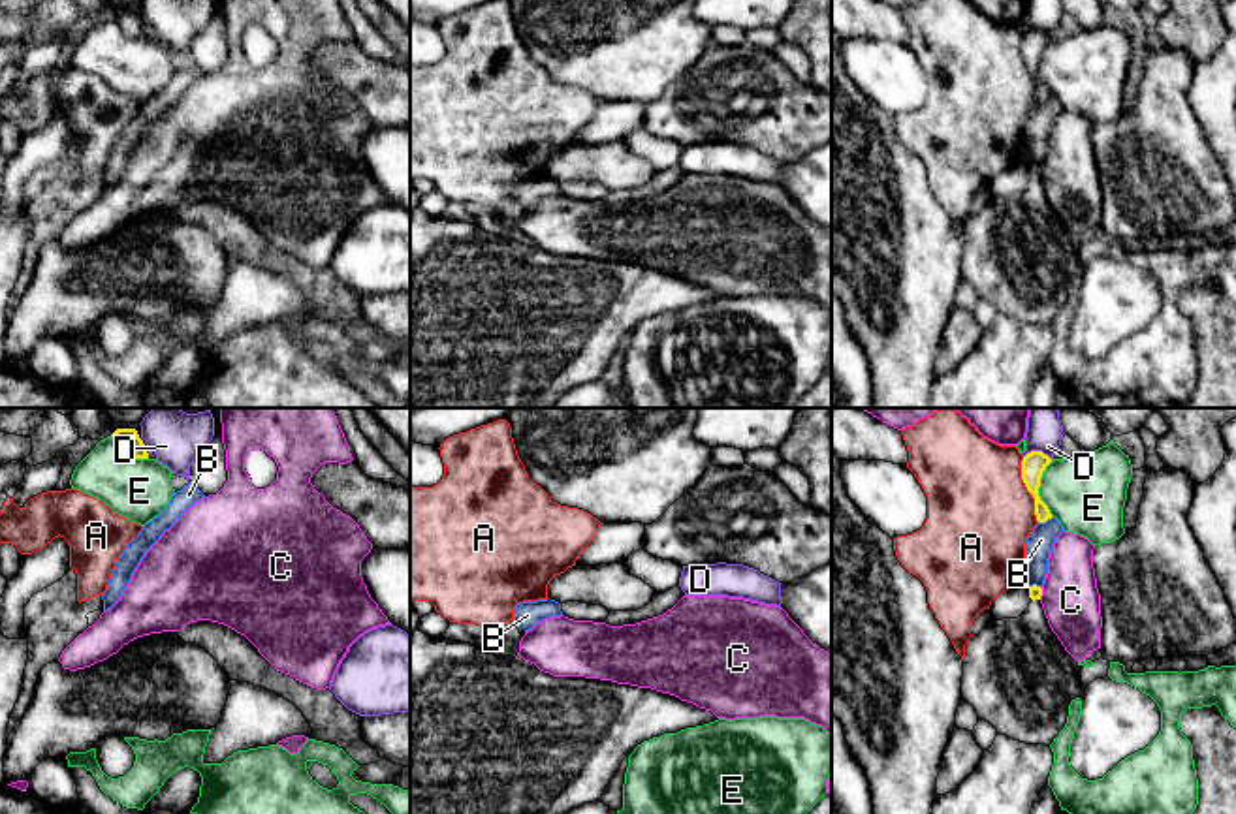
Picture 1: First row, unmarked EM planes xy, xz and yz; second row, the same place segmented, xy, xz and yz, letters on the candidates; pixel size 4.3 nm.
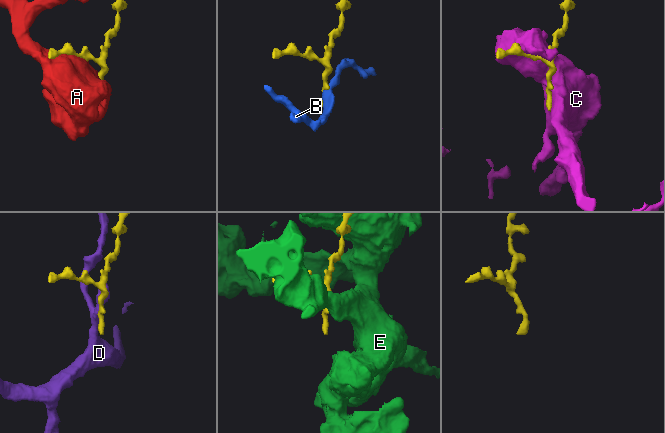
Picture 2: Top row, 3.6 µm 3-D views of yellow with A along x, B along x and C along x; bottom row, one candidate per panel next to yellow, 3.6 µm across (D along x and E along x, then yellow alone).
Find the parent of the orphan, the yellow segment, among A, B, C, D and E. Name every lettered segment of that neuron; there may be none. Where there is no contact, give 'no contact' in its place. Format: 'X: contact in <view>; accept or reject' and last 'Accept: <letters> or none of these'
A: contact in yz; reject
B: contact in yz; reject
C: contact in yz; reject
D: contact in yz; reject
E: contact in yz; reject
Accept: none of these

